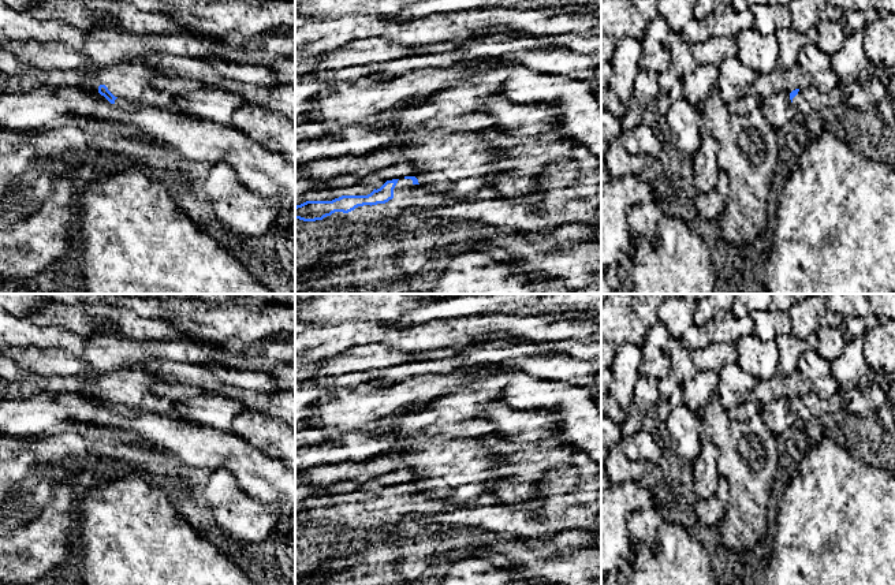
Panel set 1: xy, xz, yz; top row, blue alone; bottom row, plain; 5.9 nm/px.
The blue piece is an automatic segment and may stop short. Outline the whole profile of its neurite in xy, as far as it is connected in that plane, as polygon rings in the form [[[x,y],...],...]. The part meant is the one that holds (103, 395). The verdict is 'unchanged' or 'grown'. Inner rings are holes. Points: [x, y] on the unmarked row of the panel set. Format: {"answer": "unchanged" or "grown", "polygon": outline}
{"answer": "grown", "polygon": [[[100,391],[100,392],[93,392],[90,394],[97,402],[100,402],[101,405],[109,407],[111,410],[115,410],[116,413],[130,417],[133,414],[131,407],[127,407],[124,405],[118,405],[115,403],[105,391]]]}

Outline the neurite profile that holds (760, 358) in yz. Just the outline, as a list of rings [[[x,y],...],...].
[[[754,334],[742,335],[736,342],[736,365],[757,381],[773,380],[779,365],[779,347],[775,340],[761,340]]]

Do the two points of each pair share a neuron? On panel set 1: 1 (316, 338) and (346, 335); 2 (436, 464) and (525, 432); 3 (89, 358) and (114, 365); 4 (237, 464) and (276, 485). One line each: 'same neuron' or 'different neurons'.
1: same neuron
2: different neurons
3: same neuron
4: same neuron

